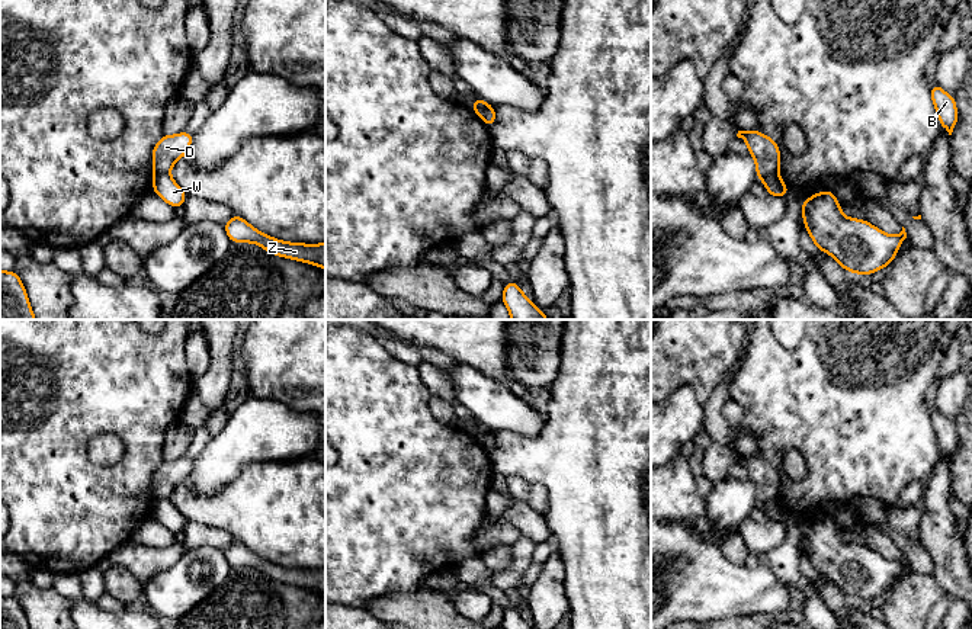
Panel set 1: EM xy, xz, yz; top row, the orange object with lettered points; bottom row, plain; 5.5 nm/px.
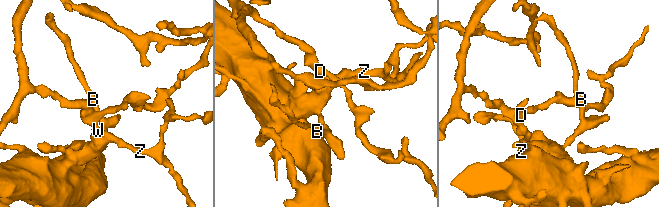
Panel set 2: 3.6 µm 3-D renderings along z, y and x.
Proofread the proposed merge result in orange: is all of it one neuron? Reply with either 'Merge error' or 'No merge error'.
Merge error

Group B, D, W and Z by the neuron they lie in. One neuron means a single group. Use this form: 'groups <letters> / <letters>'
groups B W Z / D

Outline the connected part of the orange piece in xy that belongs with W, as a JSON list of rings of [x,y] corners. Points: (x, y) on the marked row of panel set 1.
[[[160,174],[154,177],[153,192],[166,200],[171,208],[183,206],[187,195],[171,179],[170,174]]]

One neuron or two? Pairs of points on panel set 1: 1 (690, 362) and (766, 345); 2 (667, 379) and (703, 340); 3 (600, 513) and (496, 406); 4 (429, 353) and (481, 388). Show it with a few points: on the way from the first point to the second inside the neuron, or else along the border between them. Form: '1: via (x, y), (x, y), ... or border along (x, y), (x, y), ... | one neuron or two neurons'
1: border along (748, 334), (746, 350), (738, 365) | two neurons
2: via (674, 369), (693, 350) | one neuron
3: border along (545, 420), (536, 435), (496, 433) | two neurons
4: border along (461, 363), (448, 374) | two neurons

